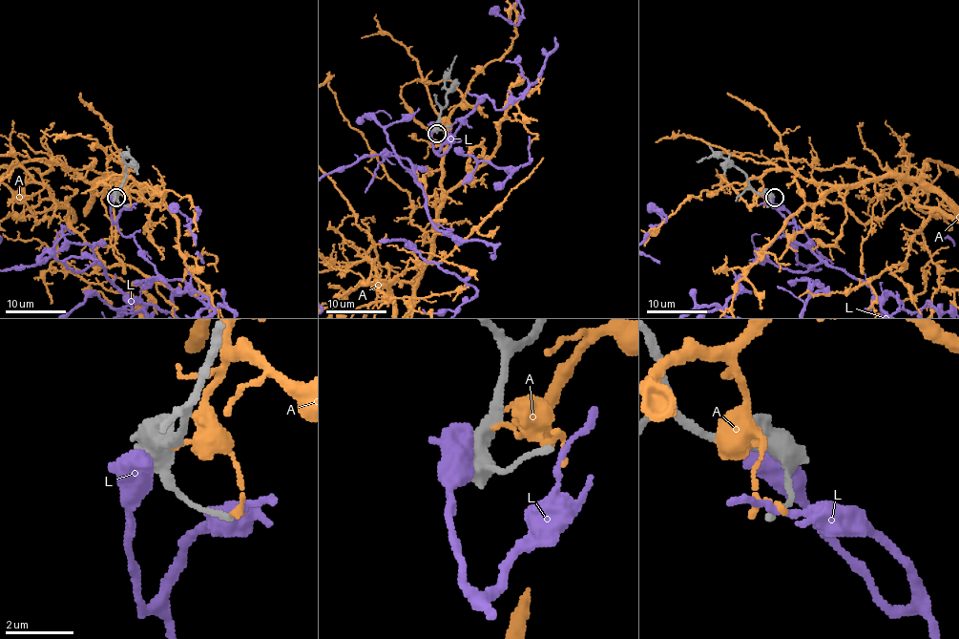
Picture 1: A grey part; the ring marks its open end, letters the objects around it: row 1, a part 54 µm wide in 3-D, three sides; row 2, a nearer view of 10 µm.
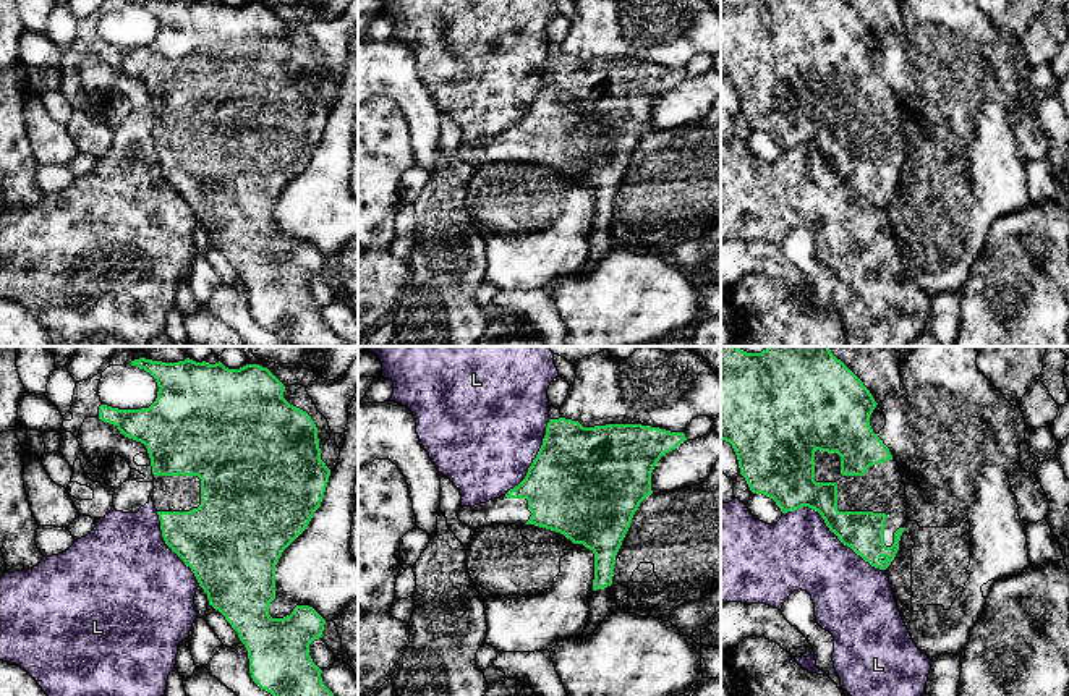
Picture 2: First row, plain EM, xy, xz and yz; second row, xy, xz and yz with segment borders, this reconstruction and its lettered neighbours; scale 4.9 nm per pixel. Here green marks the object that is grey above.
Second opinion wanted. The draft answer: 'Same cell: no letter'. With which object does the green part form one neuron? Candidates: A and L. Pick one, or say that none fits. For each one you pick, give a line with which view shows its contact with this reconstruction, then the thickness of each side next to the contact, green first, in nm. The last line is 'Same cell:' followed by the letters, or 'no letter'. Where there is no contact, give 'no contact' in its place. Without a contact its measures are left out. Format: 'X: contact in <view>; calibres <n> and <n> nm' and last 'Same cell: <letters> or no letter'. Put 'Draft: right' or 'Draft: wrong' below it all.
Same cell: no letter
Draft: right

